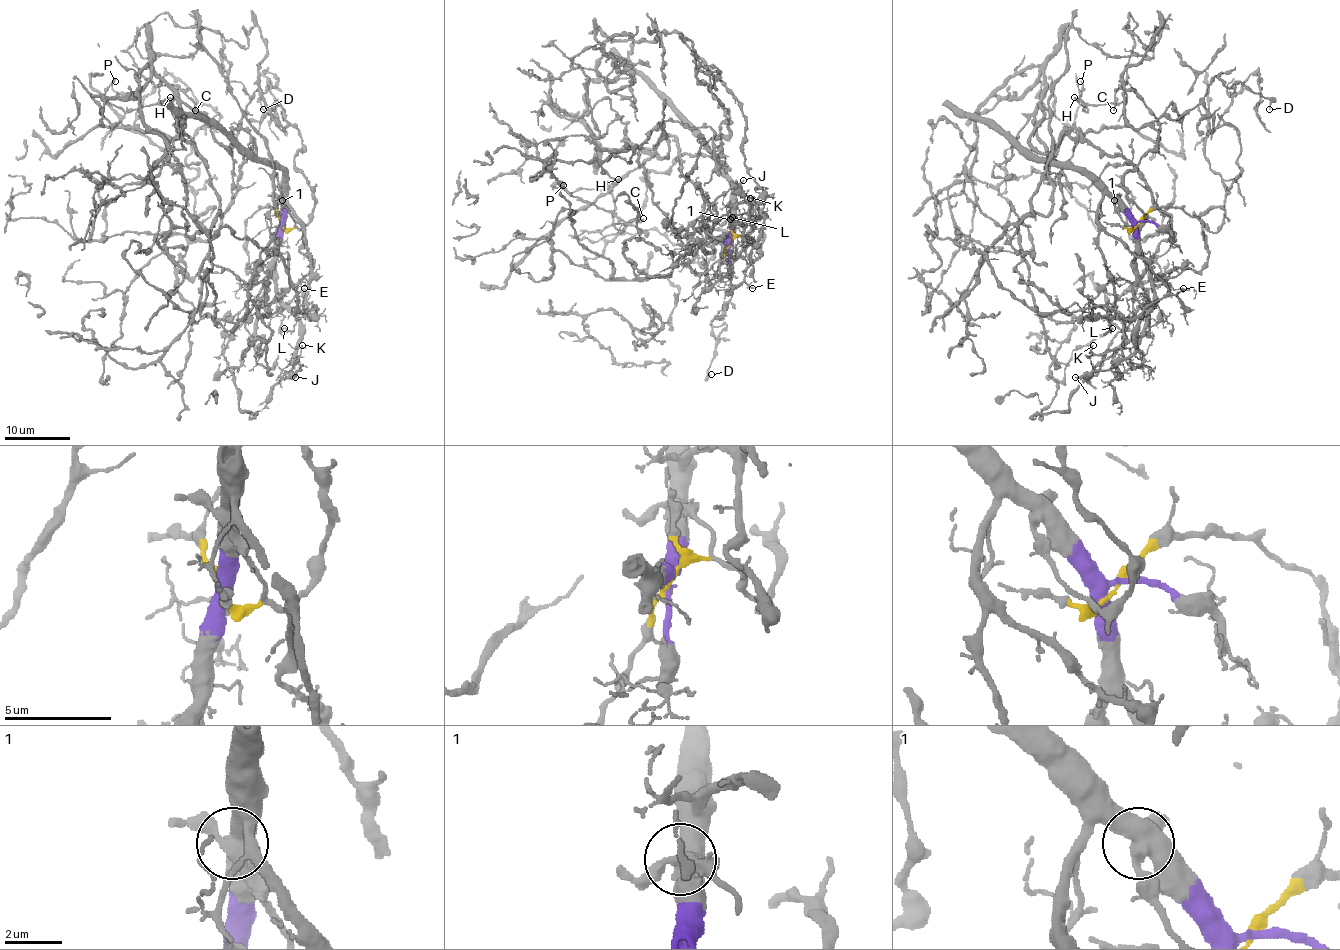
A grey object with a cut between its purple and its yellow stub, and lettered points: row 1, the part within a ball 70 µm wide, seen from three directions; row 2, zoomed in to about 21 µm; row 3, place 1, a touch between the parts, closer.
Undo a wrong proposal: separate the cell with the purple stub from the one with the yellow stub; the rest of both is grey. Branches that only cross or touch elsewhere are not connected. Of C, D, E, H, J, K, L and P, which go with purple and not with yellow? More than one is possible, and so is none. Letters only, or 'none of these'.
E, J, K, L

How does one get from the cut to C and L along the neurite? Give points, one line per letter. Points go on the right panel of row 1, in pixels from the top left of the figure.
C: (1140, 222), (1123, 176), (1158, 132), (1125, 119), (1123, 73), (1161, 25), (1148, 48), (1128, 14), (1114, 110)
L: (1140, 222), (1107, 196), (1099, 205), (1099, 248), (1114, 287), (1114, 305), (1107, 318), (1109, 330), (1112, 328)

